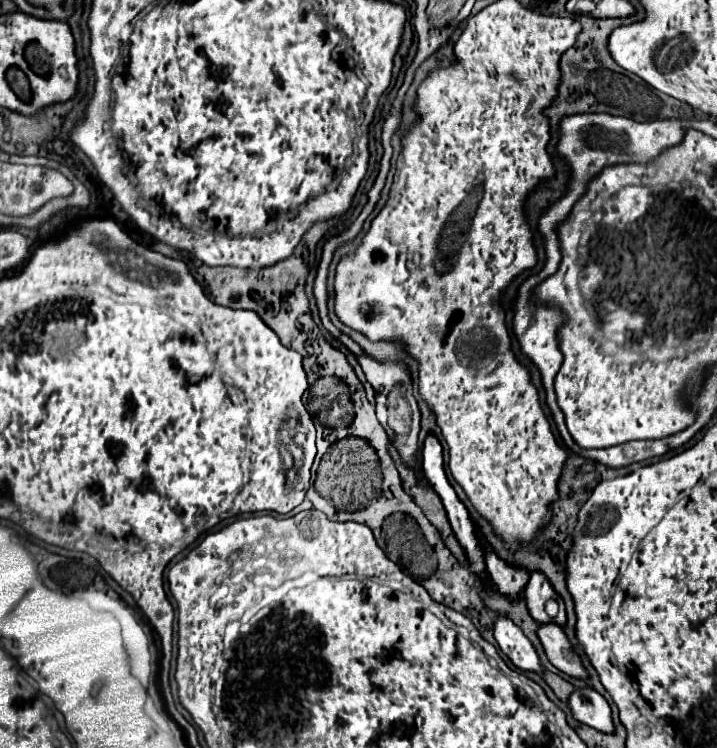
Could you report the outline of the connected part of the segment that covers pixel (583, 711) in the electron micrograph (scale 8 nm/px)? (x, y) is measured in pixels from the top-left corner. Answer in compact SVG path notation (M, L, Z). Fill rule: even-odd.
M574 688L574 692L568 696L568 706L578 722L600 732L614 732L610 706L594 688Z

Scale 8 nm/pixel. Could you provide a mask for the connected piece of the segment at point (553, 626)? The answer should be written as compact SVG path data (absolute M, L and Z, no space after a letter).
M544 622L538 624L536 630L544 652L548 656L548 660L562 672L566 672L568 676L576 676L576 678L588 678L580 658L576 656L576 652L572 652L572 646L568 642L568 638L564 636L562 628L556 622Z

